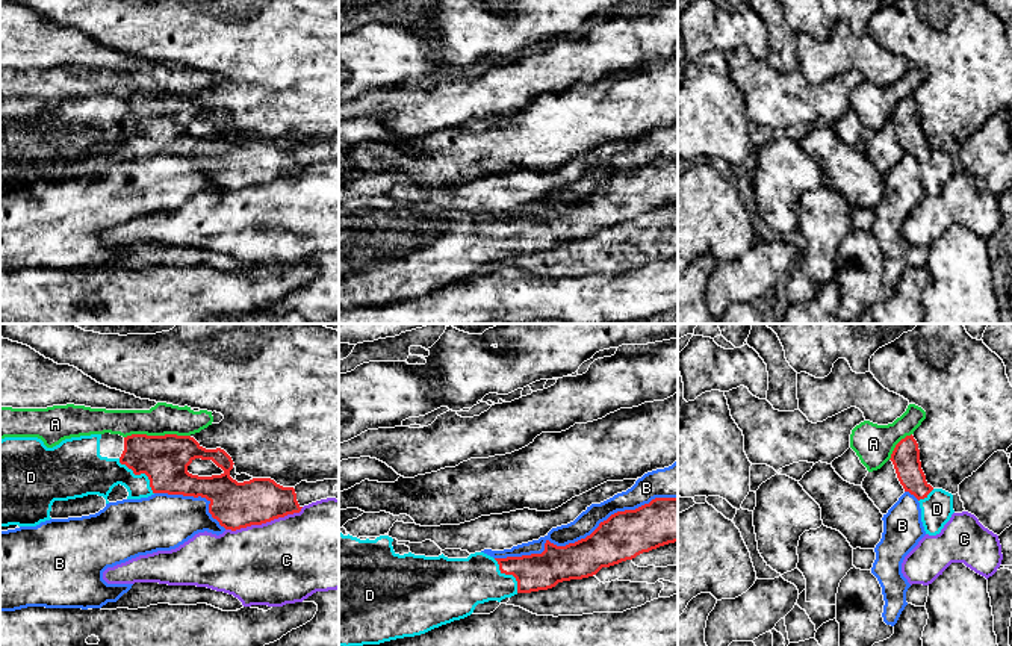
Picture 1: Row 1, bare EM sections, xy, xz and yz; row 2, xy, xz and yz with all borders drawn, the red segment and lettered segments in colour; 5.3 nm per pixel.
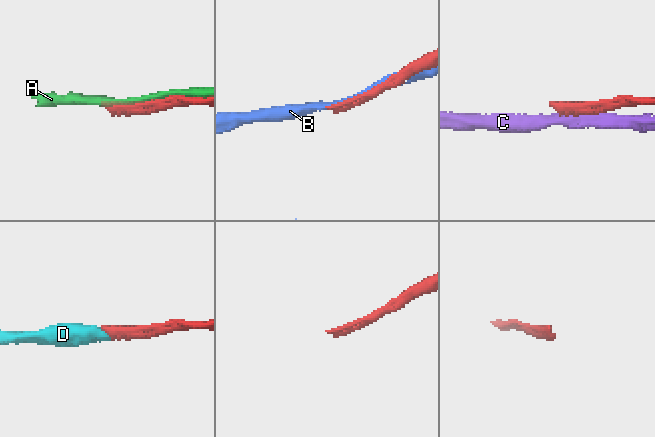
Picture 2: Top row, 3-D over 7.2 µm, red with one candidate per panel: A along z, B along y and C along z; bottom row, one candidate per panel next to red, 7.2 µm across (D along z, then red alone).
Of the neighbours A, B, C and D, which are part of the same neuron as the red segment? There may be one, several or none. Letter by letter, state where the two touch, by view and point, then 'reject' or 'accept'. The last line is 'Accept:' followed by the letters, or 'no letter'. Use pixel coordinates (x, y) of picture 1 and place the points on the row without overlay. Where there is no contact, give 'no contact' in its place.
A: contact xy (156, 97); reject
B: contact xz (583, 200); reject
C: contact xy (263, 183); reject
D: contact xy (141, 133); accept
Accept: D

